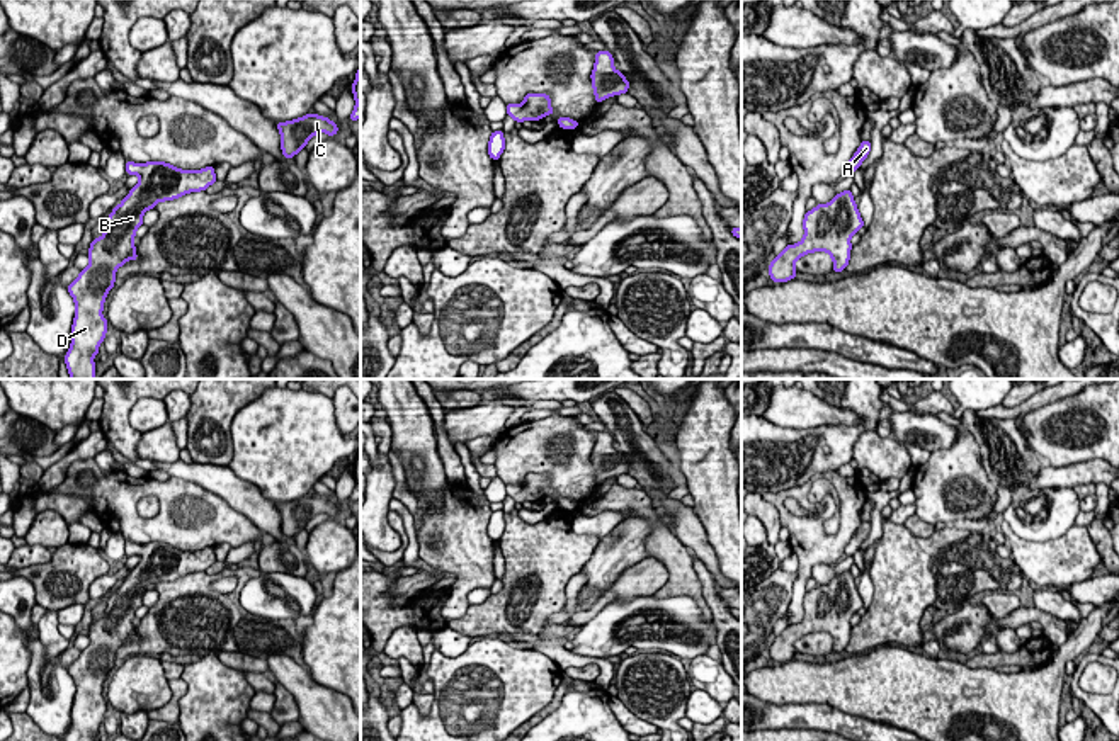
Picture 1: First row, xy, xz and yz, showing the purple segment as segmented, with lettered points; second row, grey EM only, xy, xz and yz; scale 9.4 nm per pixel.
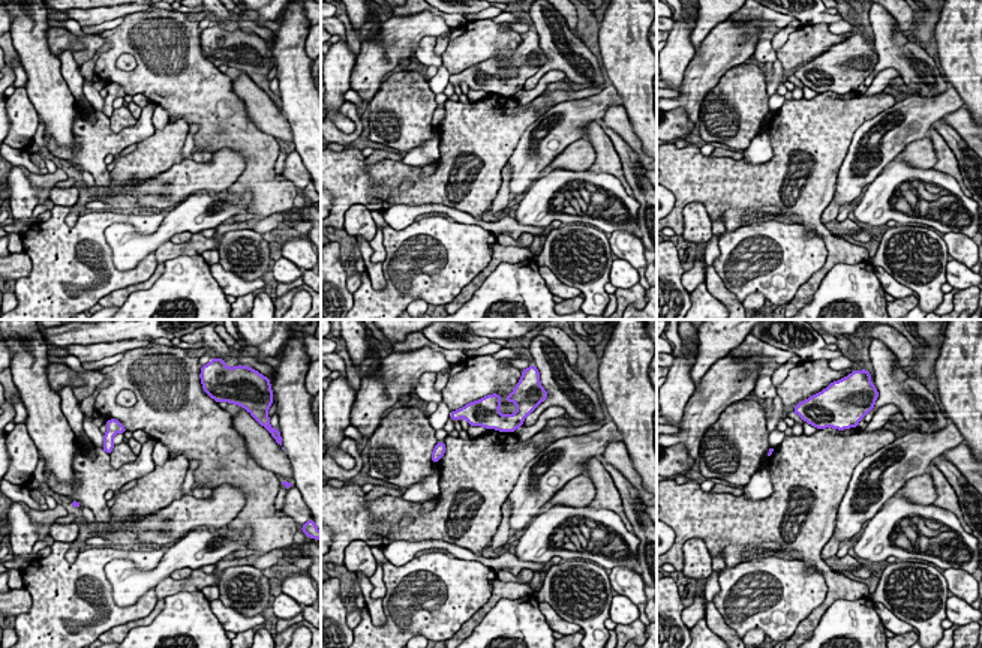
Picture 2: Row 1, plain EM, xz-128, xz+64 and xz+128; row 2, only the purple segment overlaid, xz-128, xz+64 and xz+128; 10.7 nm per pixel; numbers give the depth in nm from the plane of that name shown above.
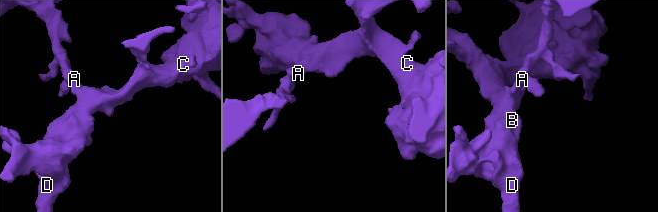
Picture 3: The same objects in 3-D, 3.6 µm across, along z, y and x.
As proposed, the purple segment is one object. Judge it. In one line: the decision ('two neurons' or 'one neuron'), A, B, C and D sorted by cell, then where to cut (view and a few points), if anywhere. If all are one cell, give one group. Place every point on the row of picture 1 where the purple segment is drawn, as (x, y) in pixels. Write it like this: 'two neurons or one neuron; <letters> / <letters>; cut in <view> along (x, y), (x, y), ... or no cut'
one neuron; A B C D; no cut

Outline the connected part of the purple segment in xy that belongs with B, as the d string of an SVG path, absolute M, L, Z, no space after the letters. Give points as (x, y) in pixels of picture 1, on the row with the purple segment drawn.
M126 160L126 172L138 175L139 182L109 214L104 235L90 241L90 263L66 287L75 301L71 345L65 355L70 379L95 379L94 357L107 331L104 301L117 279L116 270L128 260L138 260L133 238L143 224L143 214L156 202L206 190L218 180L214 167L180 170L165 161Z

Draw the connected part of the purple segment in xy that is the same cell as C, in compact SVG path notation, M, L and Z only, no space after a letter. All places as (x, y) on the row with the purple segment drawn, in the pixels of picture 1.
M306 114L294 121L277 122L275 126L281 133L284 158L293 158L318 133L327 133L328 138L338 133L338 126L333 121L318 114Z

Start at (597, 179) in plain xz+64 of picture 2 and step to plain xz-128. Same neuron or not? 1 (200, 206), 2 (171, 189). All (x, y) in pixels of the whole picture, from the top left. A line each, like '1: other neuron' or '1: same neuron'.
1: same neuron
2: other neuron

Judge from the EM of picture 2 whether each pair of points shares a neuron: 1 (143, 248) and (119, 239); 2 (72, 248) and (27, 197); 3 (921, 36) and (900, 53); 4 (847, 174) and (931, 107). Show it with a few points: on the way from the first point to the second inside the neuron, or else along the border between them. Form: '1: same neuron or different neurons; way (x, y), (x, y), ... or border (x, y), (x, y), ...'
1: same neuron; way (137, 246), (129, 246), (125, 242)
2: different neurons; border (38, 221), (30, 227)
3: different neurons; border (904, 33), (910, 41), (918, 42), (924, 48)
4: same neuron; way (871, 173), (883, 161), (883, 149), (907, 125)

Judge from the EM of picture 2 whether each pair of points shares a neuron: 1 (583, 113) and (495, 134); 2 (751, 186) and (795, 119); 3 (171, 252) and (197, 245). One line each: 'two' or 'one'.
1: two
2: one
3: one

